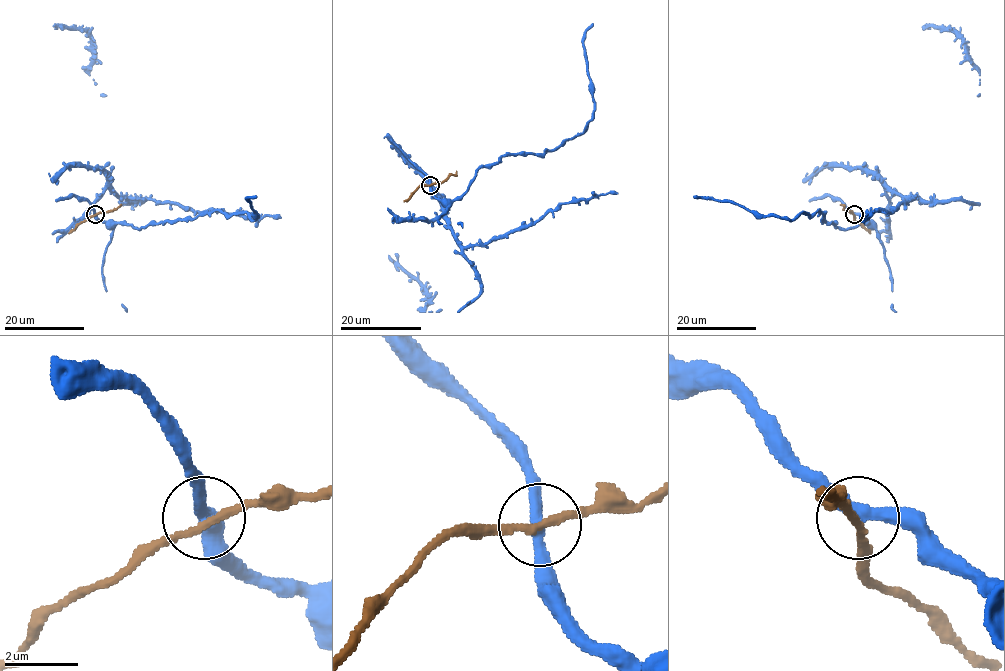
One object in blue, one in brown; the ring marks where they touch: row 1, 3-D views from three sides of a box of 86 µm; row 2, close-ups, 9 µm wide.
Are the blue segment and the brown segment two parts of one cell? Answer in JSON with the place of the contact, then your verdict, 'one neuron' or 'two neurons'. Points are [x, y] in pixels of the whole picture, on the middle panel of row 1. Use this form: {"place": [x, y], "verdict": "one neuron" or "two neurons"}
{"place": [430, 185], "verdict": "two neurons"}

